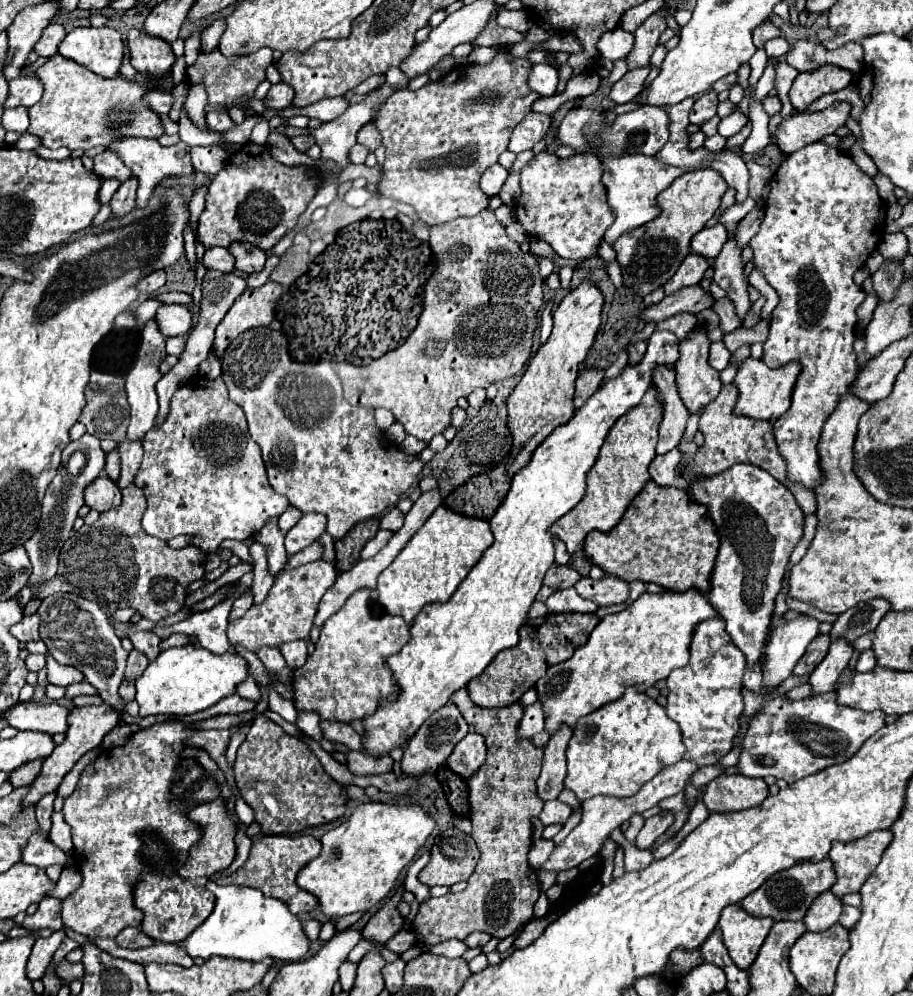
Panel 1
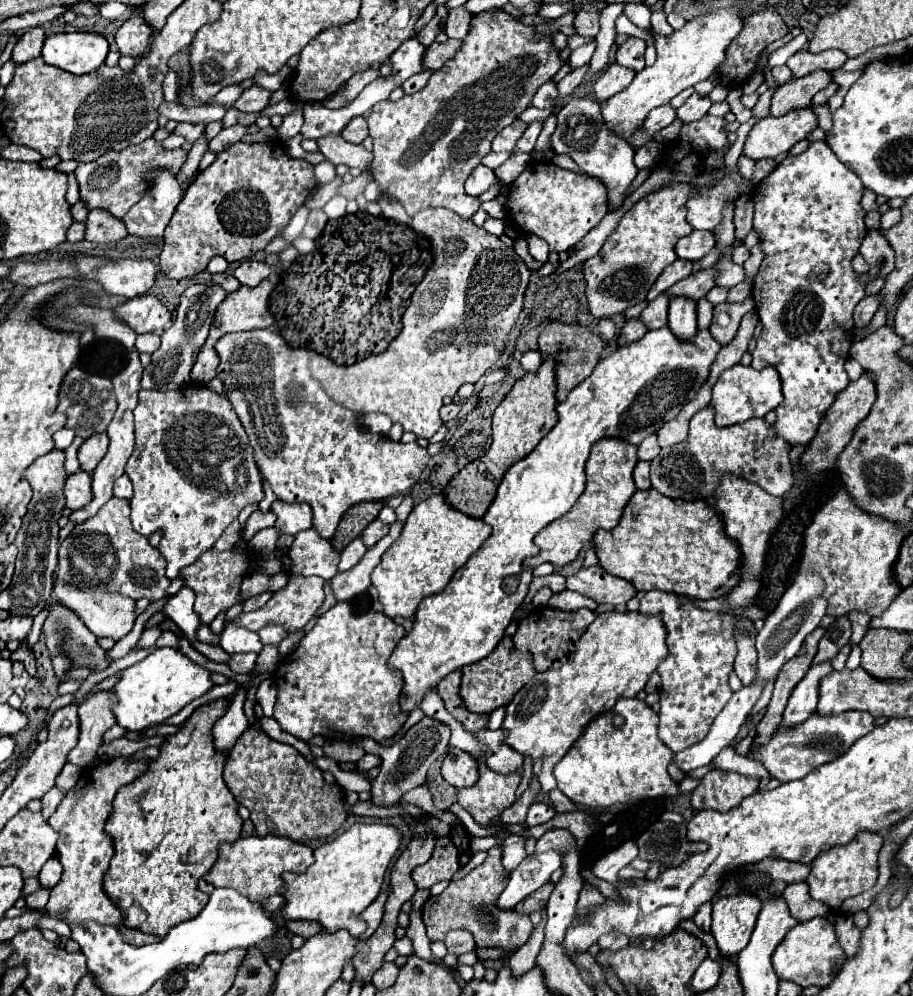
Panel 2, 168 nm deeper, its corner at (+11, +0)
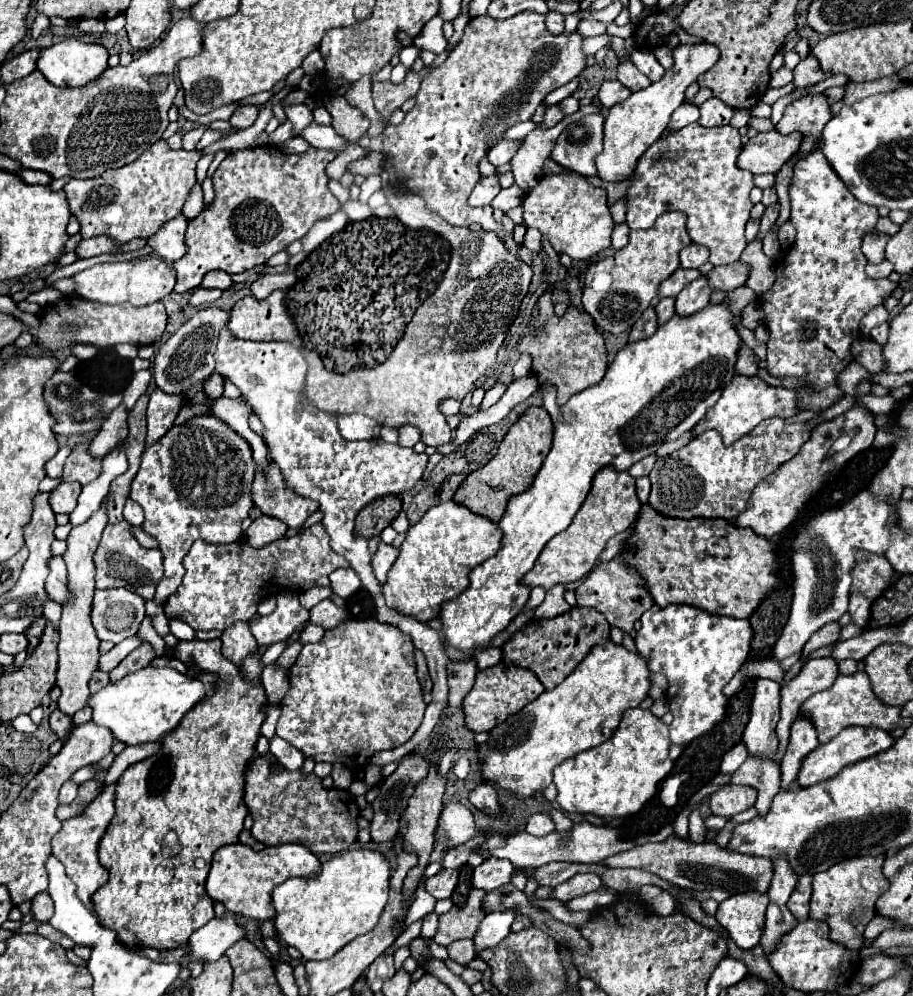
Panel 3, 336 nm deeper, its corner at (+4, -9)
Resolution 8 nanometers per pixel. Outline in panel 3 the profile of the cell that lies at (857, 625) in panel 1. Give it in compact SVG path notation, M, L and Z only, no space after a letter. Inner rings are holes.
M828 657L810 659L810 661L804 663L802 671L780 689L780 697L782 697L782 717L778 721L780 749L776 753L776 763L780 763L780 759L782 759L782 755L784 755L786 747L788 747L790 725L796 719L800 705L810 695L832 687L832 683L834 683L836 677L838 677L838 663L832 663L832 659L828 659Z

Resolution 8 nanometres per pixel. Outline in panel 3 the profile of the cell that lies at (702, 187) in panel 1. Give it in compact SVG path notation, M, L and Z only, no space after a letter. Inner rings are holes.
M668 211L660 215L648 231L630 231L630 243L614 255L592 263L586 271L586 285L582 293L584 311L588 311L596 325L612 335L628 331L640 315L650 307L650 301L658 295L658 287L678 267L678 253L690 245L686 231L686 215L680 211Z

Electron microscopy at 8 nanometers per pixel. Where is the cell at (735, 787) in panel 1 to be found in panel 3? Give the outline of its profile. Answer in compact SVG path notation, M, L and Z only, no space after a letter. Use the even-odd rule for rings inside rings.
M724 785L710 797L710 809L714 815L732 817L756 801L756 789L744 785Z

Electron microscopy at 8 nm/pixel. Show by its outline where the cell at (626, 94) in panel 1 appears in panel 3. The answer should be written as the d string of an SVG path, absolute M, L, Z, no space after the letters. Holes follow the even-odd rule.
M606 81L602 83L600 87L600 93L598 93L598 99L600 99L600 105L610 109L612 105L624 101L630 97L630 91L620 83L620 81Z

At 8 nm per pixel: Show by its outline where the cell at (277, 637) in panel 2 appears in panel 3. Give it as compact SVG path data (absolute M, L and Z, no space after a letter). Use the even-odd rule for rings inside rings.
M296 593L276 595L276 609L266 617L258 617L248 623L260 647L268 647L272 643L290 639L294 629L308 621L310 613L300 605L296 597Z

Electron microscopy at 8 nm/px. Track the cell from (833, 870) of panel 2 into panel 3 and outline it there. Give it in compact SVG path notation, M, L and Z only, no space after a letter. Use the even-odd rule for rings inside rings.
M884 855L880 857L854 857L832 865L812 879L810 919L824 921L830 927L830 939L846 949L862 949L862 933L870 919L876 915L874 903L888 889L888 879L882 873Z

